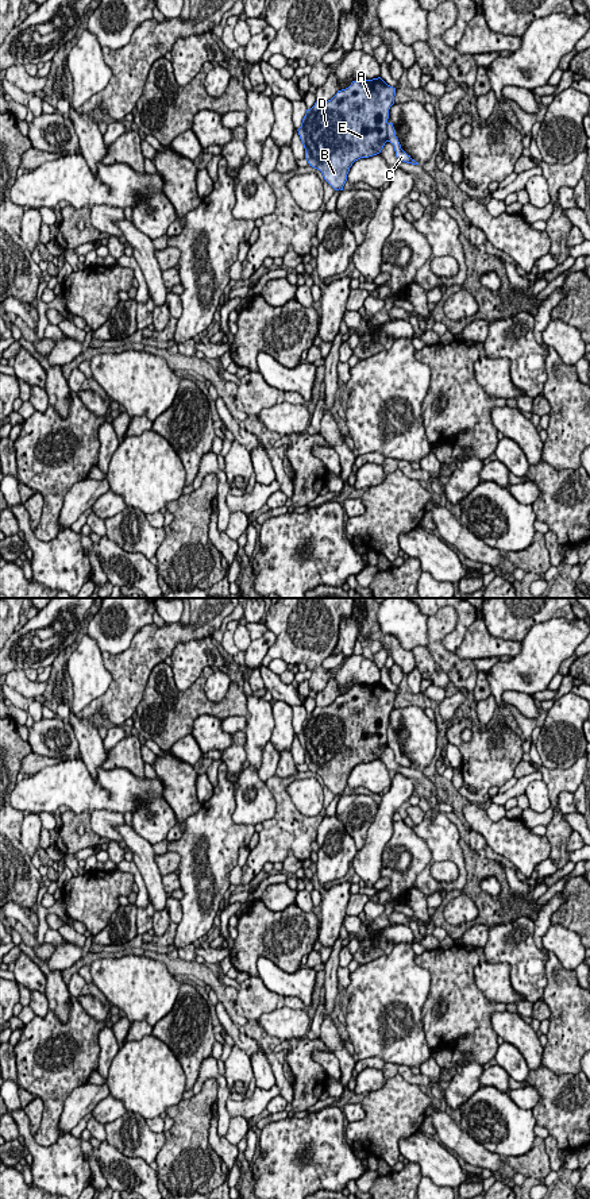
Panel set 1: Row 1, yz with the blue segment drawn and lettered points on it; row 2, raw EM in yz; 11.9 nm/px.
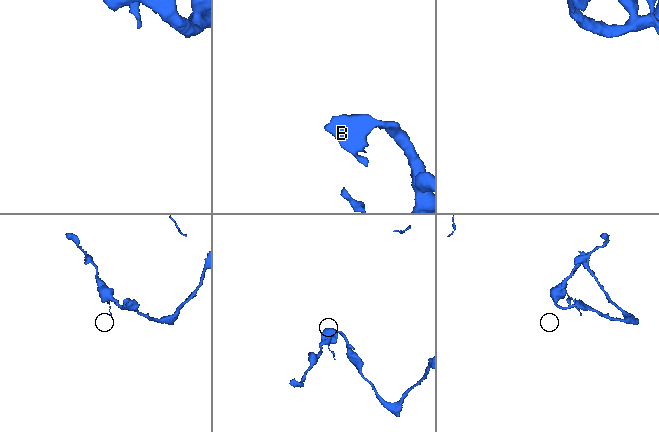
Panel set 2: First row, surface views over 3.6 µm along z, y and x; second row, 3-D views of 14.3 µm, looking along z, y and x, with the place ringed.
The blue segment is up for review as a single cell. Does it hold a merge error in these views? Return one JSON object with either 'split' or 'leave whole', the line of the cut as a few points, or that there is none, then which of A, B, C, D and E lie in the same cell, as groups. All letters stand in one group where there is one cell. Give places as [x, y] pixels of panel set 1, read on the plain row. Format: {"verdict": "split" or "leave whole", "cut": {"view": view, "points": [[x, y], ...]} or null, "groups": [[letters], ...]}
{"verdict": "split", "cut": {"view": "yz", "points": [[386, 728], [388, 745]]}, "groups": [["A", "B", "D", "E"], ["C"]]}

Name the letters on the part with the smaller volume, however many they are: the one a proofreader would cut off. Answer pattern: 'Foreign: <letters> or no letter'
Foreign: C

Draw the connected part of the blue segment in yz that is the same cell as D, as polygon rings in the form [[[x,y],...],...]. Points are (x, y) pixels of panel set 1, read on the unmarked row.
[[[381,682],[352,686],[346,694],[325,708],[315,708],[297,735],[305,753],[309,771],[321,776],[335,794],[343,795],[352,768],[360,763],[377,760],[387,747],[389,714],[394,709],[396,693]]]

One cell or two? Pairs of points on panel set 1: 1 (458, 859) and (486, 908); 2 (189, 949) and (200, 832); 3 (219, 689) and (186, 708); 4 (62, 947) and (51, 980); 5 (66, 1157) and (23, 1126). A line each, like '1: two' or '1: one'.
1: two
2: two
3: two
4: two
5: one

